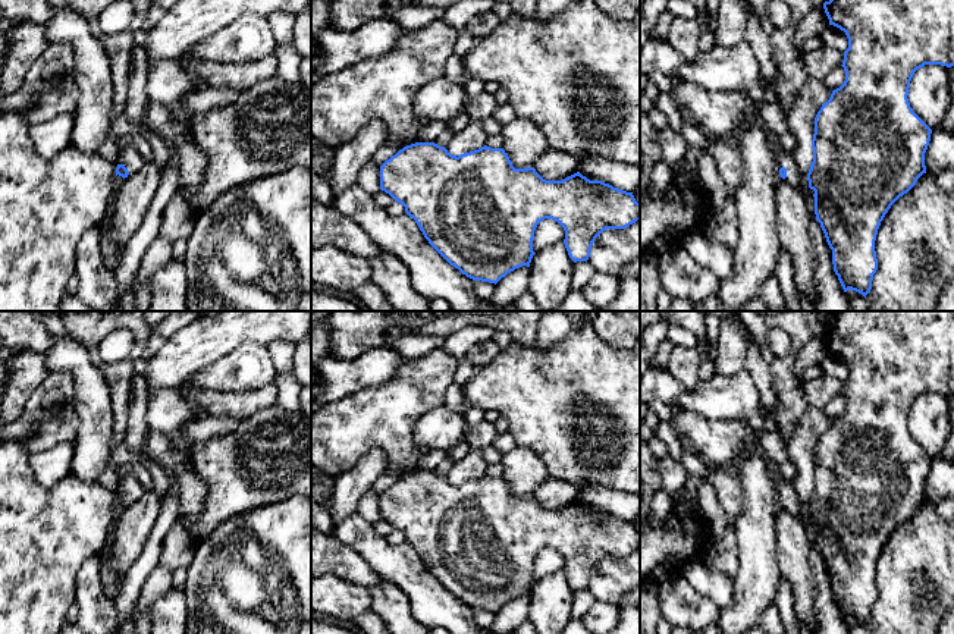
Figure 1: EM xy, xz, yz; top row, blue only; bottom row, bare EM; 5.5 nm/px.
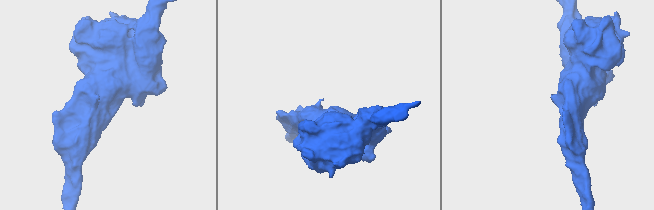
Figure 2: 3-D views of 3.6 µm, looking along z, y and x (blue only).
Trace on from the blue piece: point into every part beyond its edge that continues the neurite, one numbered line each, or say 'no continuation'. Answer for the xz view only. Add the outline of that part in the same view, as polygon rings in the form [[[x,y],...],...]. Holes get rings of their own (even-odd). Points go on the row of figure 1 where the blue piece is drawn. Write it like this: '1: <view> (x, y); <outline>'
no continuation

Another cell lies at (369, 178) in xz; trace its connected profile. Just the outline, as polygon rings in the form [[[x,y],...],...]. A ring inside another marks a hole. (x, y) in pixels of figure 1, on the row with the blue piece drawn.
[[[368,161],[358,173],[357,185],[371,195],[380,191],[380,166]]]

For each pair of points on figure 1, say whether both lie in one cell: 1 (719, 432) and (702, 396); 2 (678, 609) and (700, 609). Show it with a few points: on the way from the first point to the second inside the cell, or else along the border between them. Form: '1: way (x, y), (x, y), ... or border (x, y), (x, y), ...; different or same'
1: border (681, 408), (708, 418), (743, 420), (747, 424); different
2: way (684, 609), (694, 611); same

